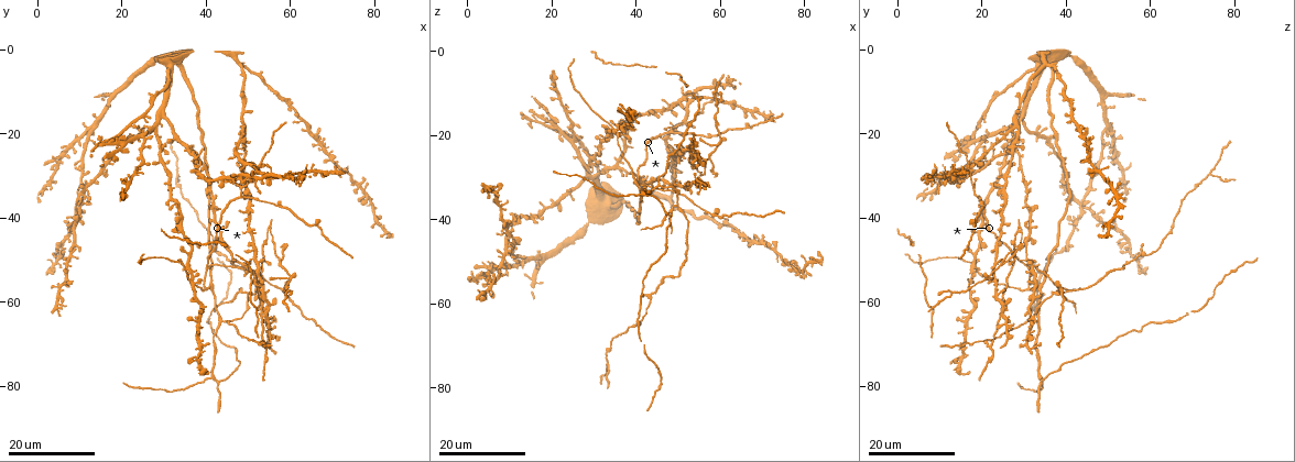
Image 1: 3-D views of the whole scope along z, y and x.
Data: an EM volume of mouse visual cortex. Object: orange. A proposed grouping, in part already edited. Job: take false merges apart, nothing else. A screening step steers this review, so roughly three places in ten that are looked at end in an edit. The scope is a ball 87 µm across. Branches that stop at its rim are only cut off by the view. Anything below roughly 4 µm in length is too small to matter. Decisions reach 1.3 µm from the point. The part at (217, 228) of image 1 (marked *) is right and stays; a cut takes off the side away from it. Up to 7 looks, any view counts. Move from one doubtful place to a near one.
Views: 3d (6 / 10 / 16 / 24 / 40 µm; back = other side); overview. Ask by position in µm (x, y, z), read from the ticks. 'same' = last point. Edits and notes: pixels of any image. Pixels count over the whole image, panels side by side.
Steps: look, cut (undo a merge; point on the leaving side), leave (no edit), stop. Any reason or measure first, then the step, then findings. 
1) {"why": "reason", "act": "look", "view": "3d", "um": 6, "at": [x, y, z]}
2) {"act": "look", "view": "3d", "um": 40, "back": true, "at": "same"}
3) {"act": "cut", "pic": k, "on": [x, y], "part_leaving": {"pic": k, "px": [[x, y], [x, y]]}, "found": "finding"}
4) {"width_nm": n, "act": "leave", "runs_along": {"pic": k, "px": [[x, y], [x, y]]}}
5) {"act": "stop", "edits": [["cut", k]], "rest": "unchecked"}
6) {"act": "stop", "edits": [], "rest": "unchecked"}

{"why": "three-way junction", "act": "look", "view": "3d", "um": 16, "at": [48.0, 58.0, 38.0]}

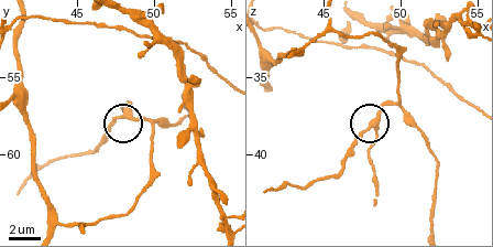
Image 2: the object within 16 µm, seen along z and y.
{"why": "zoom in", "act": "look", "view": "3d", "um": 6, "at": [48.4, 57.2, 38.2]}

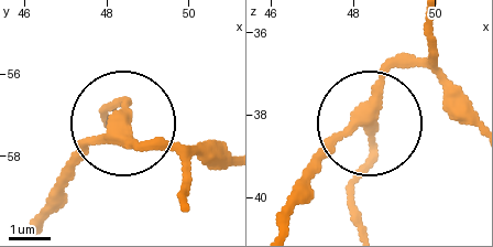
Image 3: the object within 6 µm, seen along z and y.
{"act": "leave", "runs_along": {"pic": 3, "px": [[431, 25], [428, 54], [383, 78], [354, 212]]}, "found": "all the same cell"}

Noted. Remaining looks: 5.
{"why": "branch point", "act": "look", "view": "3d", "um": 16, "at": [42.5, 79.0, 34.5]}

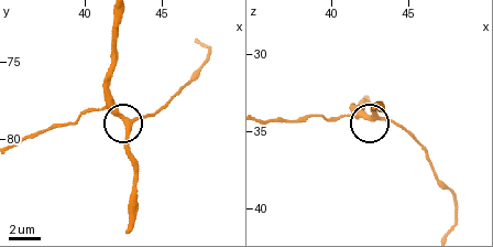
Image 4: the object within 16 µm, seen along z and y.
{"why": "zoom in", "act": "look", "view": "3d", "um": 10, "at": [43.0, 79.2, 34.2]}

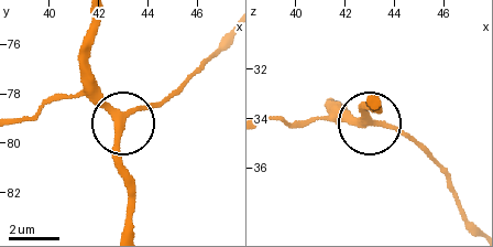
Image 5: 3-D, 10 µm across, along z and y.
{"width_nm": 280, "act": "leave", "runs_along": {"pic": 5, "px": [[91, 22], [85, 79], [117, 117], [123, 185]]}, "found": "continuous, no second cell"}

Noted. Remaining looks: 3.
{"why": "thick turns thin", "act": "look", "view": "3d", "um": 16, "at": [55.5, 71.5, 31.5]}

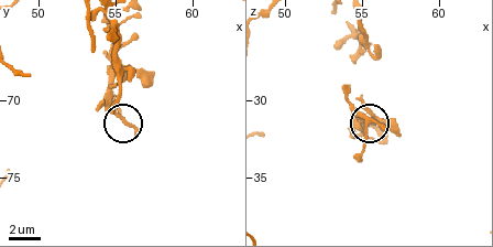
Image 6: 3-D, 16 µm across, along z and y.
{"act": "look", "view": "3d", "um": 10, "at": [55.0, 70.8, 31.0]}

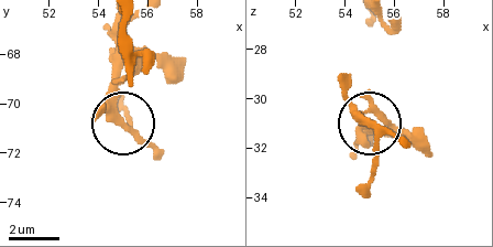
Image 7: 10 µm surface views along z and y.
{"act": "leave", "found": "one cell here"}

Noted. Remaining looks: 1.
{"act": "stop", "edits": [], "rest": "unchecked"}

